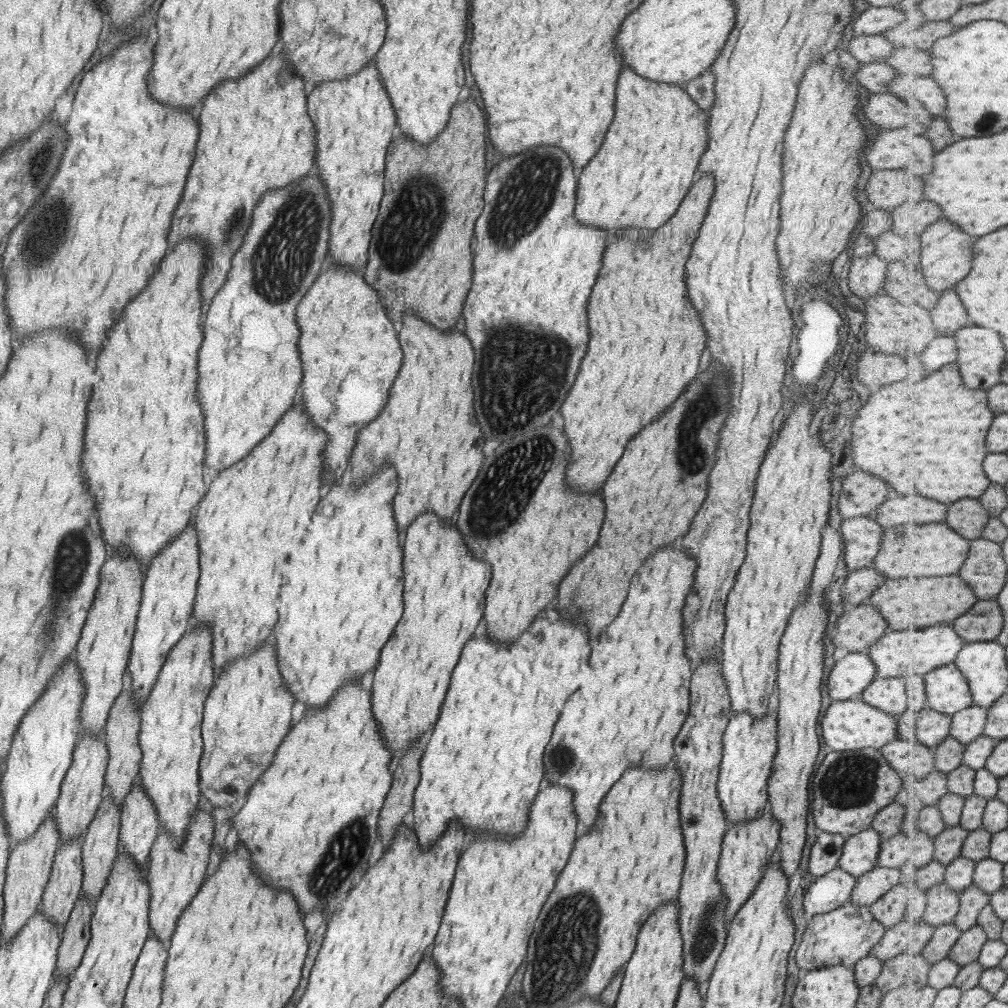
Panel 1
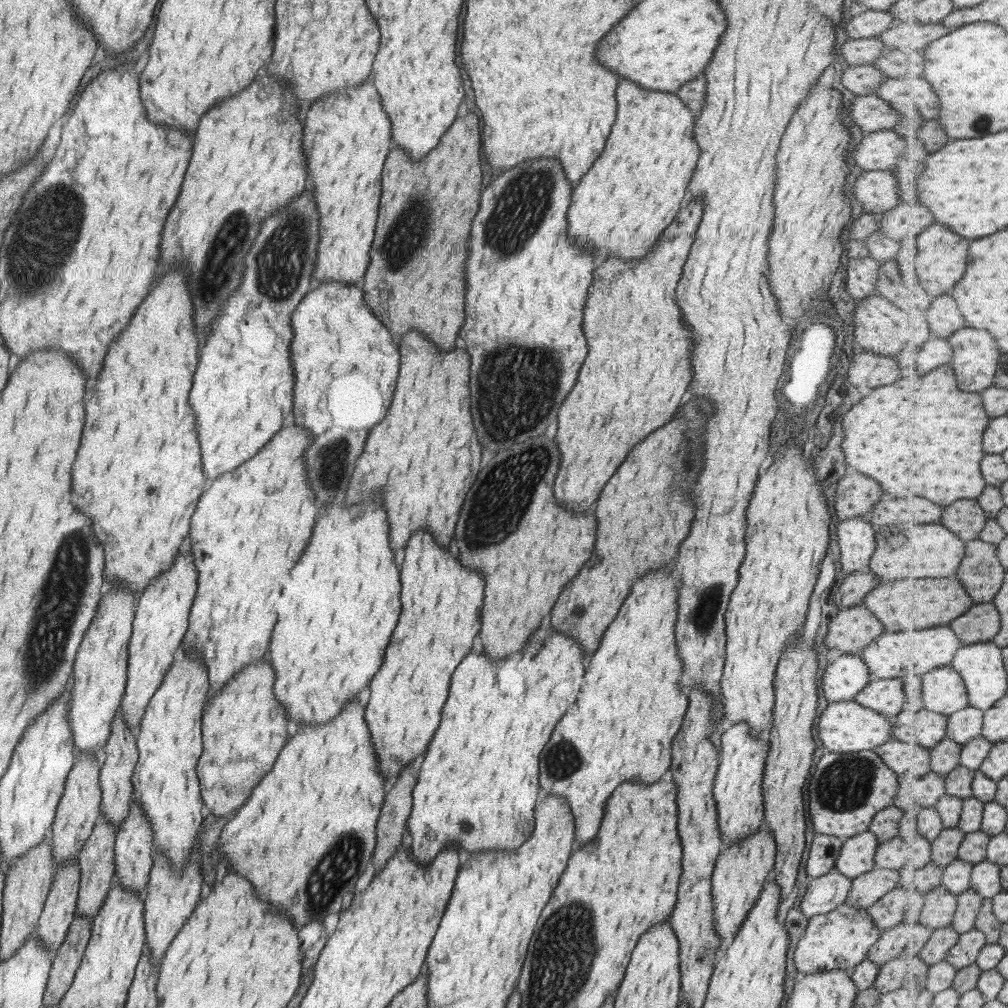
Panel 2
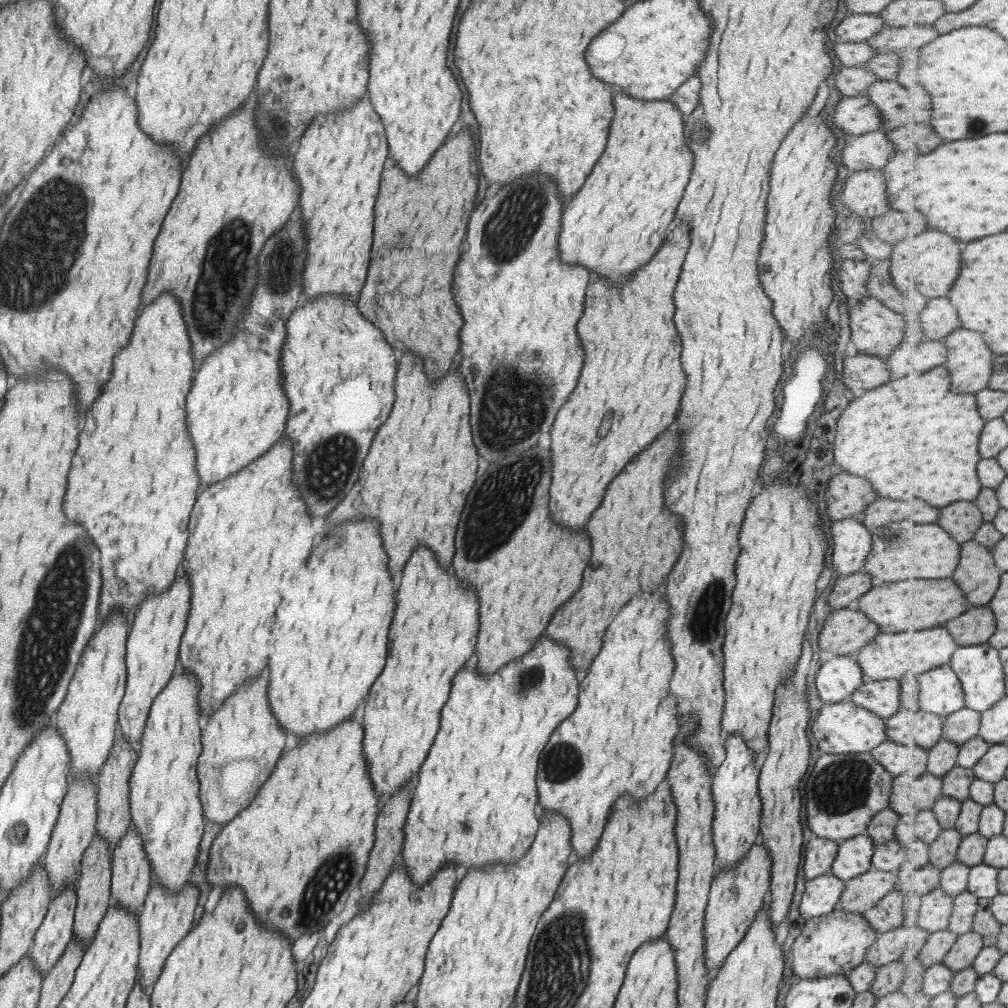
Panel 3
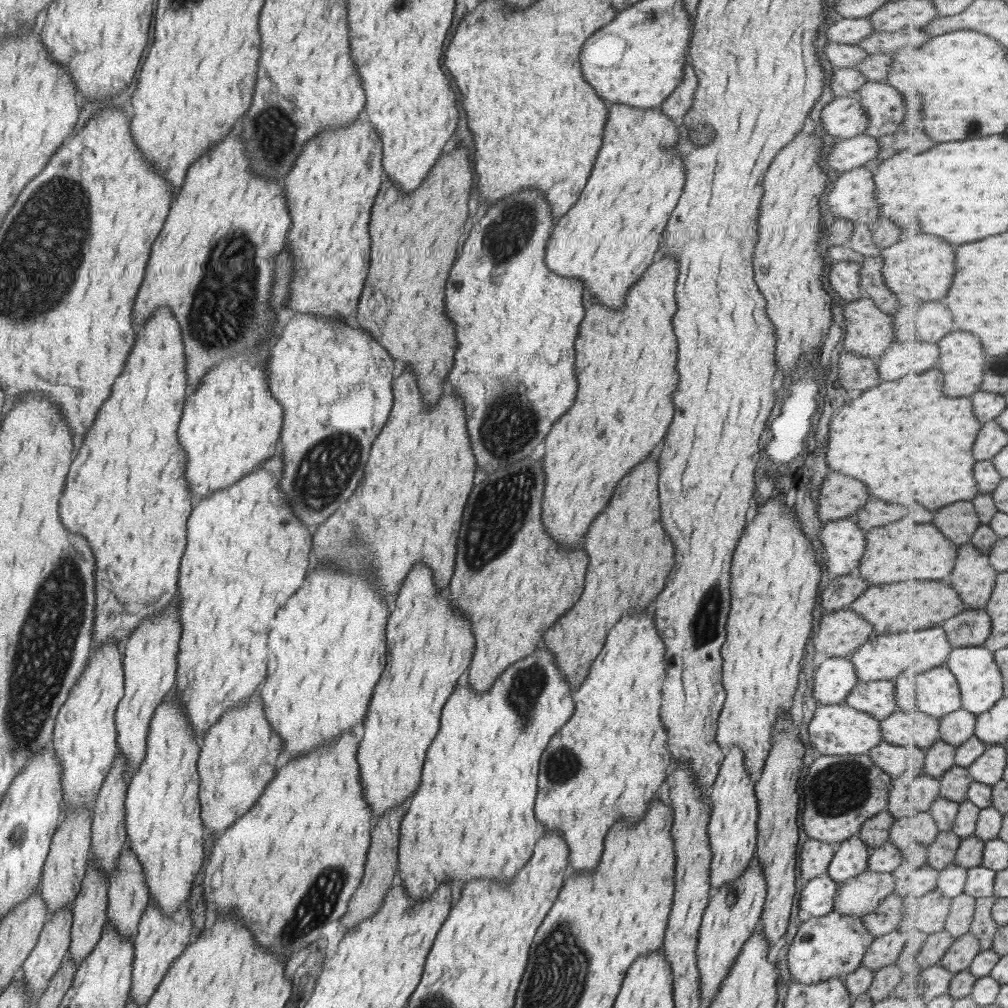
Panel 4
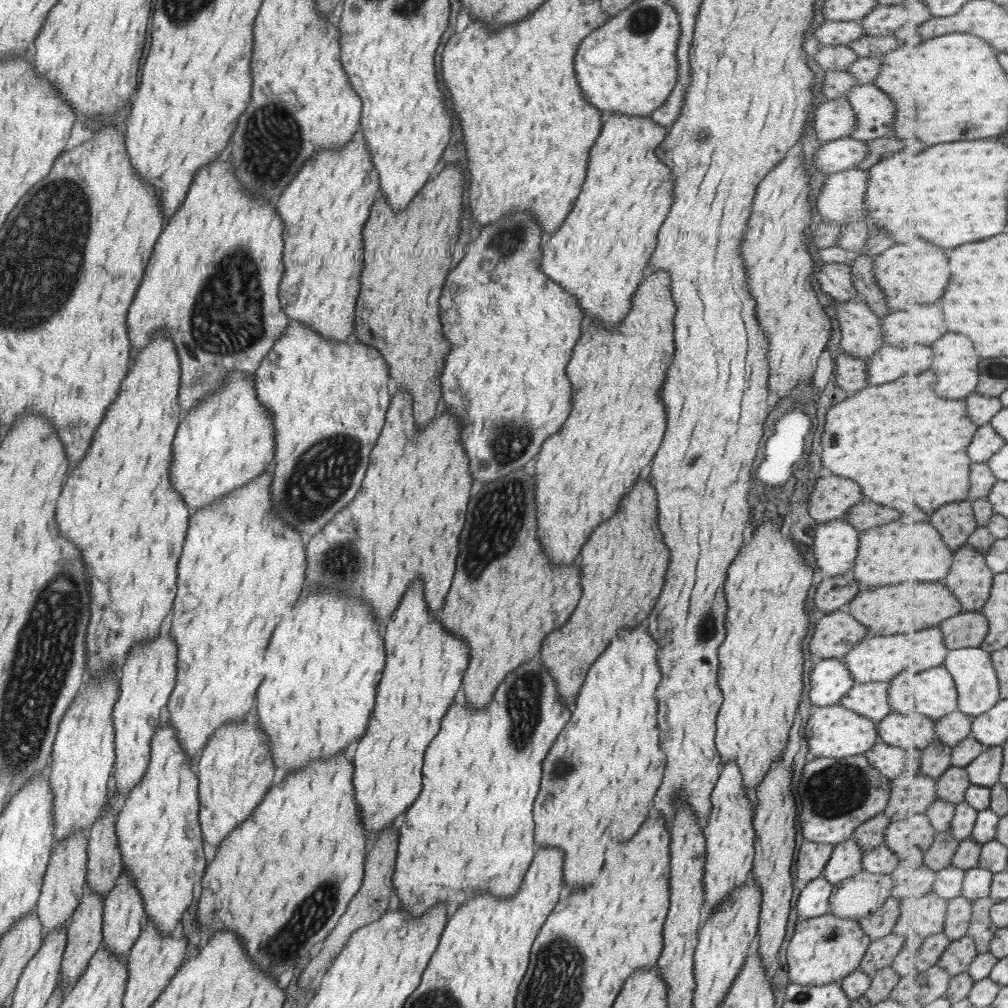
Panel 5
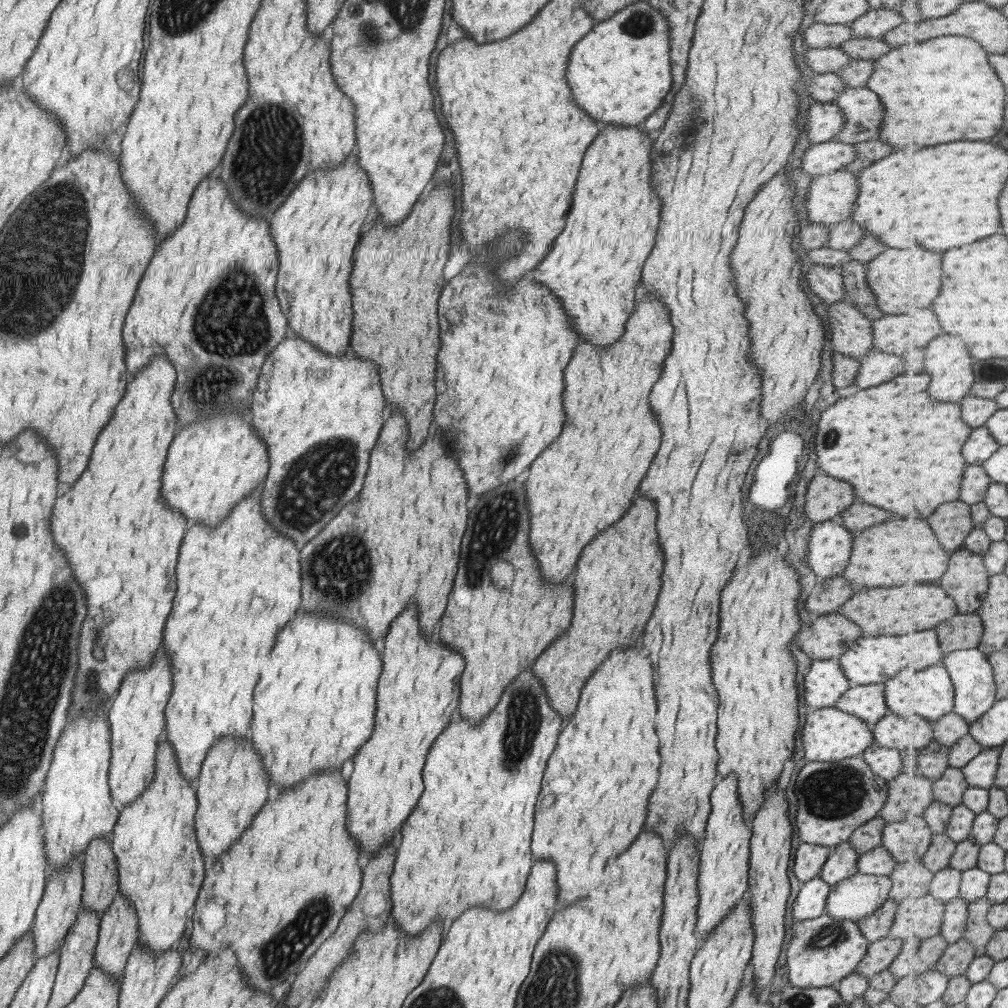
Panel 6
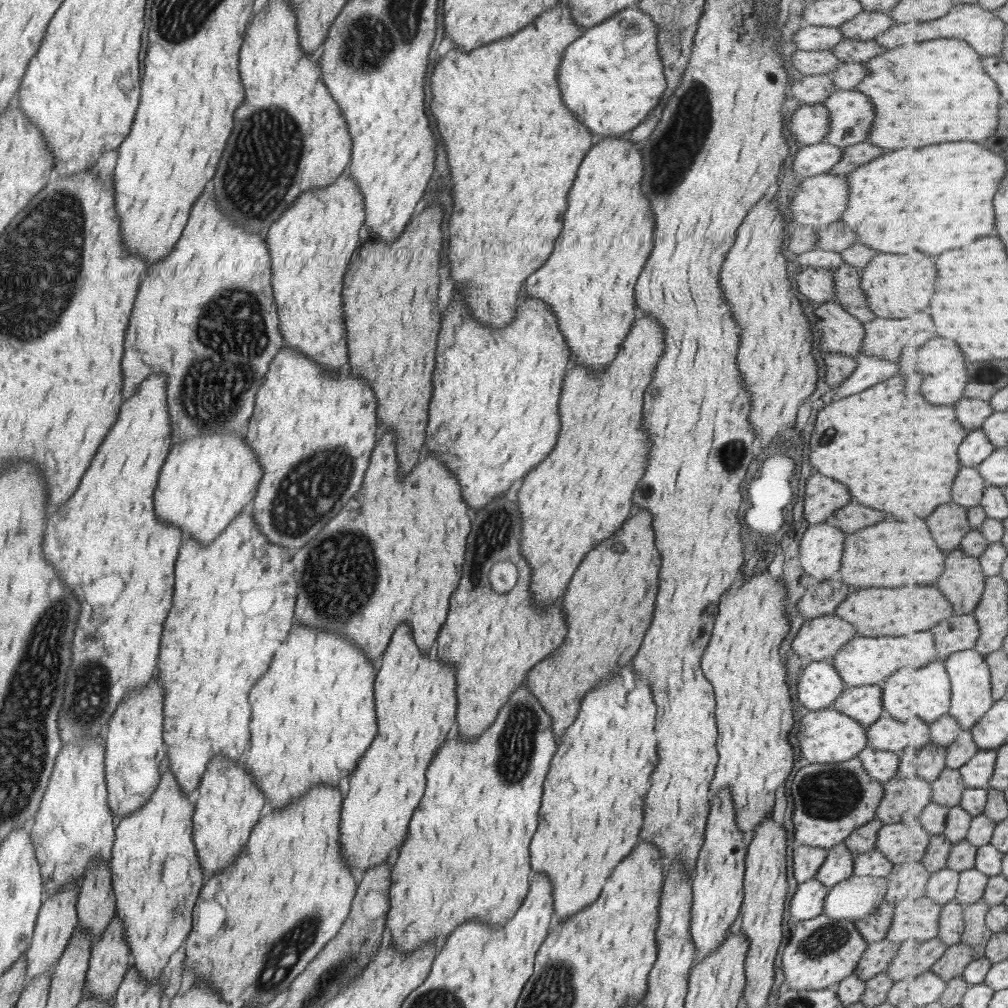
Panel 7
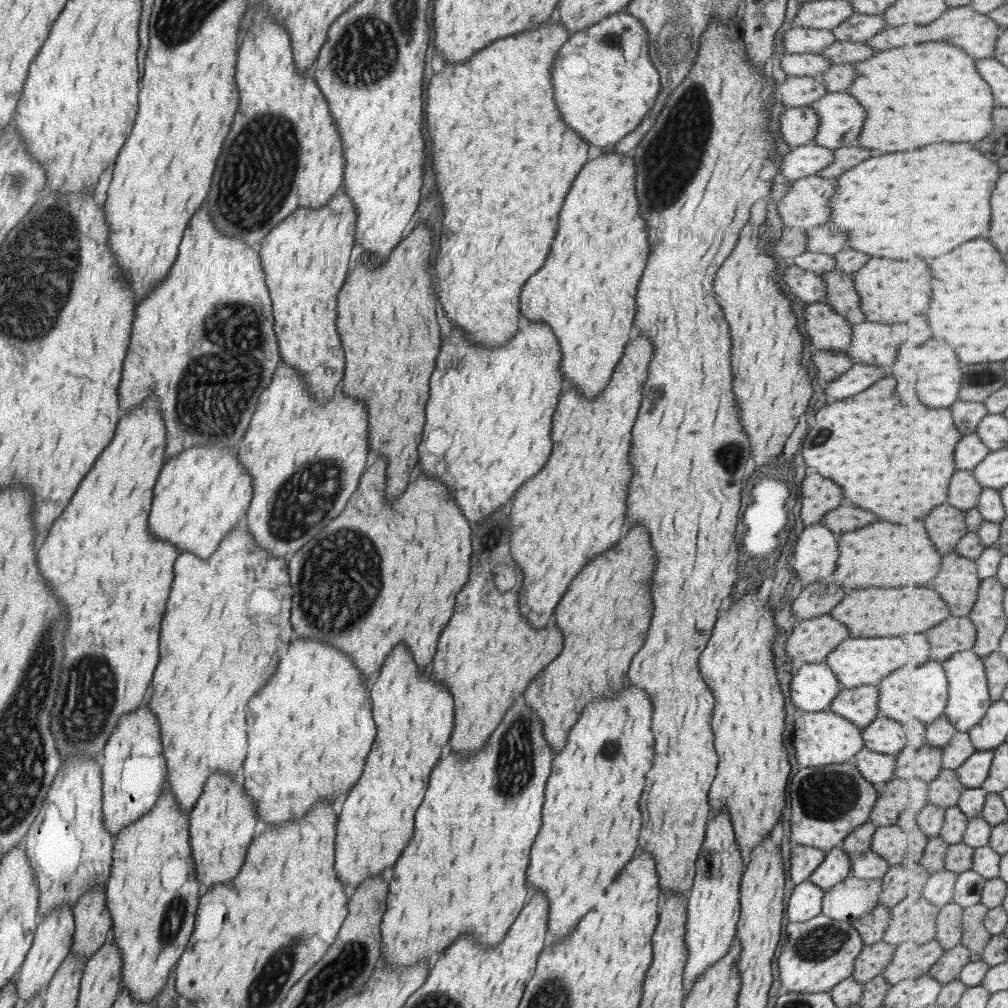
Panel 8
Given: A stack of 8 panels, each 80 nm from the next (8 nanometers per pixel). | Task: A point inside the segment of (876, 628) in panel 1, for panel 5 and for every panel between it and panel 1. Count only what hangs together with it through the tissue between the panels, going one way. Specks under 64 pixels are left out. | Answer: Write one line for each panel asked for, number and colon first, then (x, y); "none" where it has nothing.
2: (851, 629)
3: (844, 632)
4: (840, 633)
5: (835, 633)

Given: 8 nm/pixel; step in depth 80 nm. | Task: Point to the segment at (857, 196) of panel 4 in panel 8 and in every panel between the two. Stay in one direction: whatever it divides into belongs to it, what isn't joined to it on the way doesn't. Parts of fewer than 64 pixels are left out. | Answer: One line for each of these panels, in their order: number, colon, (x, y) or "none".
5: (840, 198)
6: (830, 197)
7: (819, 200)
8: (804, 205)

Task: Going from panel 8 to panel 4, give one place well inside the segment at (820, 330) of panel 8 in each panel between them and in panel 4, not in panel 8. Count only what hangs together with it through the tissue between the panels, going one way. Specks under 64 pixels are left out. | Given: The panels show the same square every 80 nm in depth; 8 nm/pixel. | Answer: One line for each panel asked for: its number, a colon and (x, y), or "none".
4: (868, 330)
5: (860, 336)
6: (850, 329)
7: (837, 331)

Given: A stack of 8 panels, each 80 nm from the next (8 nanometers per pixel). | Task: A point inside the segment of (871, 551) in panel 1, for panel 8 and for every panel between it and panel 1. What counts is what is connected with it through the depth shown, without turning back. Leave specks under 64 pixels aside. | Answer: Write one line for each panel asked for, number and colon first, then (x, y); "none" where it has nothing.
2: (855, 542)
3: (850, 542)
4: (841, 541)
5: (834, 542)
6: (828, 546)
7: (820, 549)
8: (814, 554)

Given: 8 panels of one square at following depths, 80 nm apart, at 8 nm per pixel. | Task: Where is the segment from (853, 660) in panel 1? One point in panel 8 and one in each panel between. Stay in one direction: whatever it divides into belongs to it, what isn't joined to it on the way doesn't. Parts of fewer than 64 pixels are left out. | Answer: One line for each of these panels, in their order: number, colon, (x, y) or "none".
2: (844, 677)
3: (835, 680)
4: (834, 677)
5: (829, 679)
6: (823, 683)
7: (818, 685)
8: (813, 686)

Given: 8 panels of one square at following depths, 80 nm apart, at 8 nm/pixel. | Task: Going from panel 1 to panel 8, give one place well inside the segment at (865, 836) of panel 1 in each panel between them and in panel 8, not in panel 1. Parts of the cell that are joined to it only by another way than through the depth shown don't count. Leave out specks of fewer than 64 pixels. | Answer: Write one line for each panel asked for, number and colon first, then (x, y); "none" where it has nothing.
2: (856, 856)
3: (853, 856)
4: (849, 859)
5: (844, 862)
6: (841, 863)
7: (837, 866)
8: (835, 867)

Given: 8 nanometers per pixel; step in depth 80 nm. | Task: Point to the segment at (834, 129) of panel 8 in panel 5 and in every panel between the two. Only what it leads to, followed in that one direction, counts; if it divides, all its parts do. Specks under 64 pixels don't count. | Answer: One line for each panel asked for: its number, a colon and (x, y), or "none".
5: (873, 112)
6: (862, 112)
7: (849, 112)

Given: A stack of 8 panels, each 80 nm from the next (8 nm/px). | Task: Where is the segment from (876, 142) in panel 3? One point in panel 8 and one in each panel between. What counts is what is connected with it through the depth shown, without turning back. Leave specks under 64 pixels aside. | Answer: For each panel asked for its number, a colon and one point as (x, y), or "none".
4: (858, 151)
5: (844, 153)
6: (828, 156)
7: (809, 160)
8: (799, 161)

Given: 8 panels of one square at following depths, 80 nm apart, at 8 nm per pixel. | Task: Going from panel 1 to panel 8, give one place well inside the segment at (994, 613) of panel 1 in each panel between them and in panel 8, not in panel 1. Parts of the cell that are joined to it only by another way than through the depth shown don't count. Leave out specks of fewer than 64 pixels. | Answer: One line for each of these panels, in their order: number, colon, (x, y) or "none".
2: (982, 623)
3: (976, 627)
4: (971, 628)
5: (970, 629)
6: (965, 631)
7: (962, 632)
8: (958, 634)

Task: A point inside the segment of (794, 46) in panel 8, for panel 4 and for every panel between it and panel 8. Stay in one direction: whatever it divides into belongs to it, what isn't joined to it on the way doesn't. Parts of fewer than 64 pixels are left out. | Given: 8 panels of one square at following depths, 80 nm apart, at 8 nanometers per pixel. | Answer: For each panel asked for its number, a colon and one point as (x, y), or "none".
4: (844, 30)
5: (829, 33)
6: (818, 35)
7: (808, 37)

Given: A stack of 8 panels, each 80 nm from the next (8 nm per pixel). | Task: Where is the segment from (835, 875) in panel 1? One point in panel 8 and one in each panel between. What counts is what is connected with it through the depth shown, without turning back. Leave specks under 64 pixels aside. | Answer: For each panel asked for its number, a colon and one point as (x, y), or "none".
2: (823, 894)
3: (821, 894)
4: (816, 899)
5: (812, 901)
6: (809, 903)
7: (806, 903)
8: (805, 902)

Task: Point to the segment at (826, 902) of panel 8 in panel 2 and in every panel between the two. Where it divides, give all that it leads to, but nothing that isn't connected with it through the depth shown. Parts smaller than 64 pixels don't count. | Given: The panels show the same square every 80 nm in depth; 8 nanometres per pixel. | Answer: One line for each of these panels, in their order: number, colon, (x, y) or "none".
2: (867, 888)
3: (861, 893)
4: (856, 896)
5: (854, 898)
6: (853, 898)
7: (852, 899)

